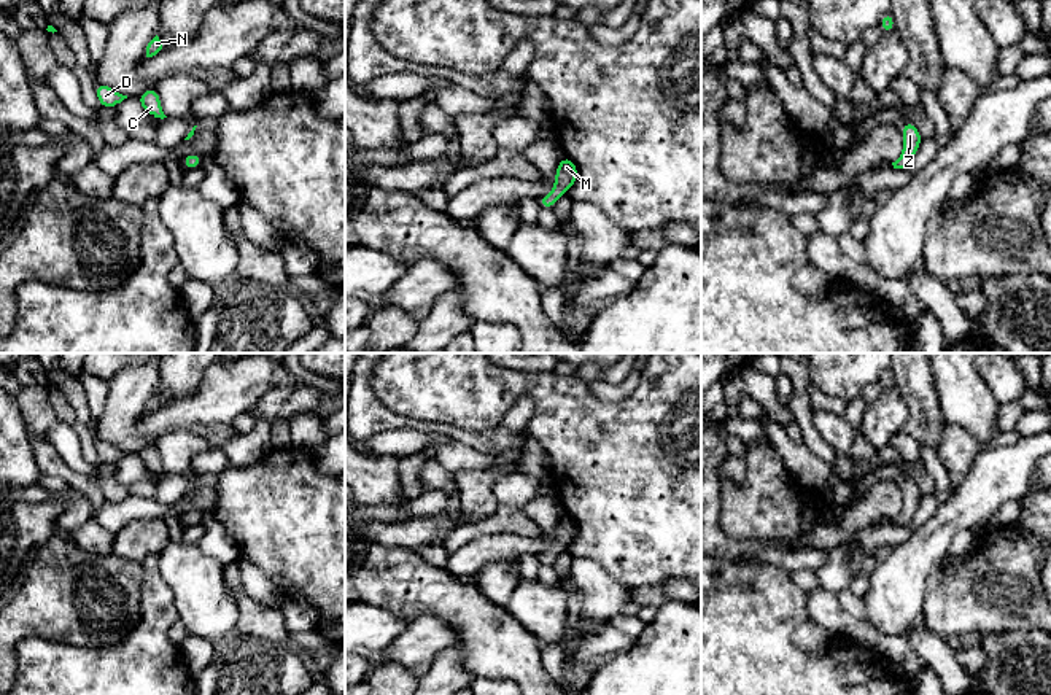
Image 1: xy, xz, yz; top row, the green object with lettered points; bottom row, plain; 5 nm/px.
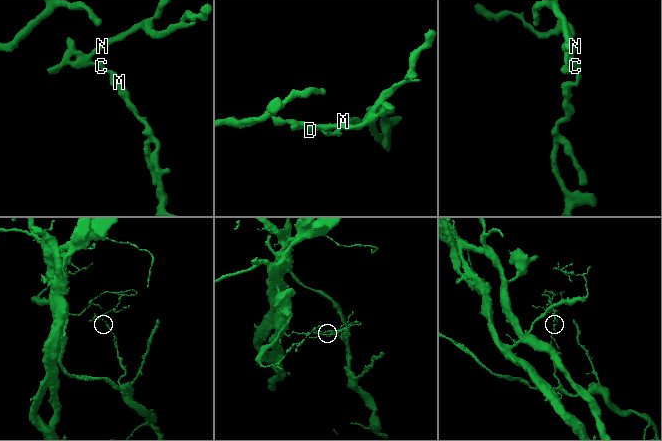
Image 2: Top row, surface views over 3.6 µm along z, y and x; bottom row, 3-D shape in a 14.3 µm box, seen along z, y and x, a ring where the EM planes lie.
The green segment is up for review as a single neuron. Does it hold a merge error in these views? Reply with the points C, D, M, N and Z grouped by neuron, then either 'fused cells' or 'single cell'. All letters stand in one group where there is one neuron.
groups C D N Z / M; fused cells

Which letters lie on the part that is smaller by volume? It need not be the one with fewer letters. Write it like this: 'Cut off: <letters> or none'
Cut off: M

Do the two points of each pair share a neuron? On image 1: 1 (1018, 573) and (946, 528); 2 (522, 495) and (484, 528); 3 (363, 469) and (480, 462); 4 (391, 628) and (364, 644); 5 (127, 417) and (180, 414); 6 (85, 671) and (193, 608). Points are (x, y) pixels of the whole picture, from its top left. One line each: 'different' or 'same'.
1: different
2: different
3: different
4: same
5: different
6: different

